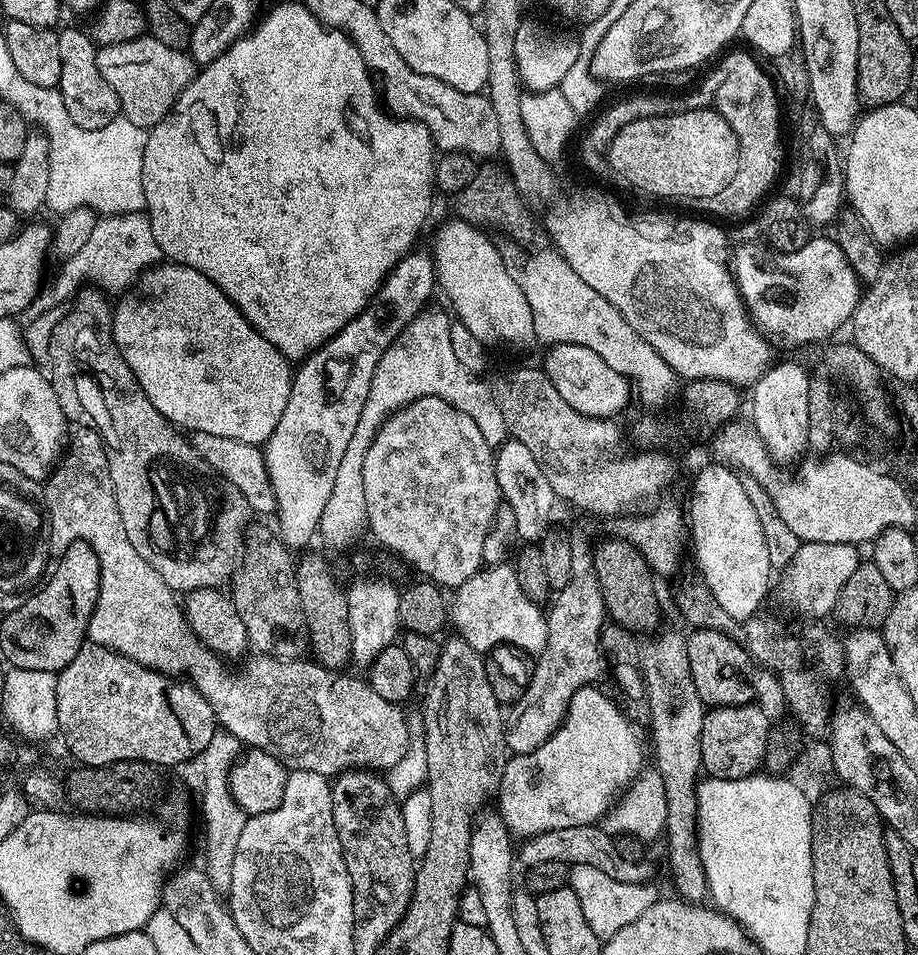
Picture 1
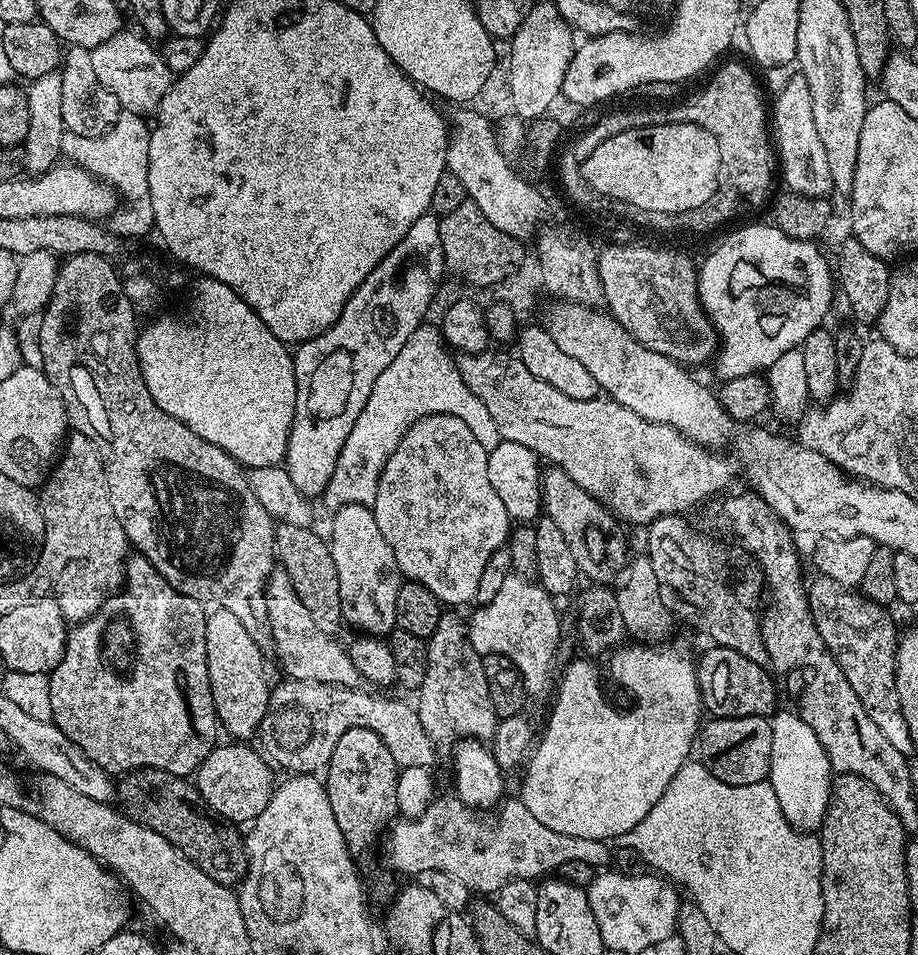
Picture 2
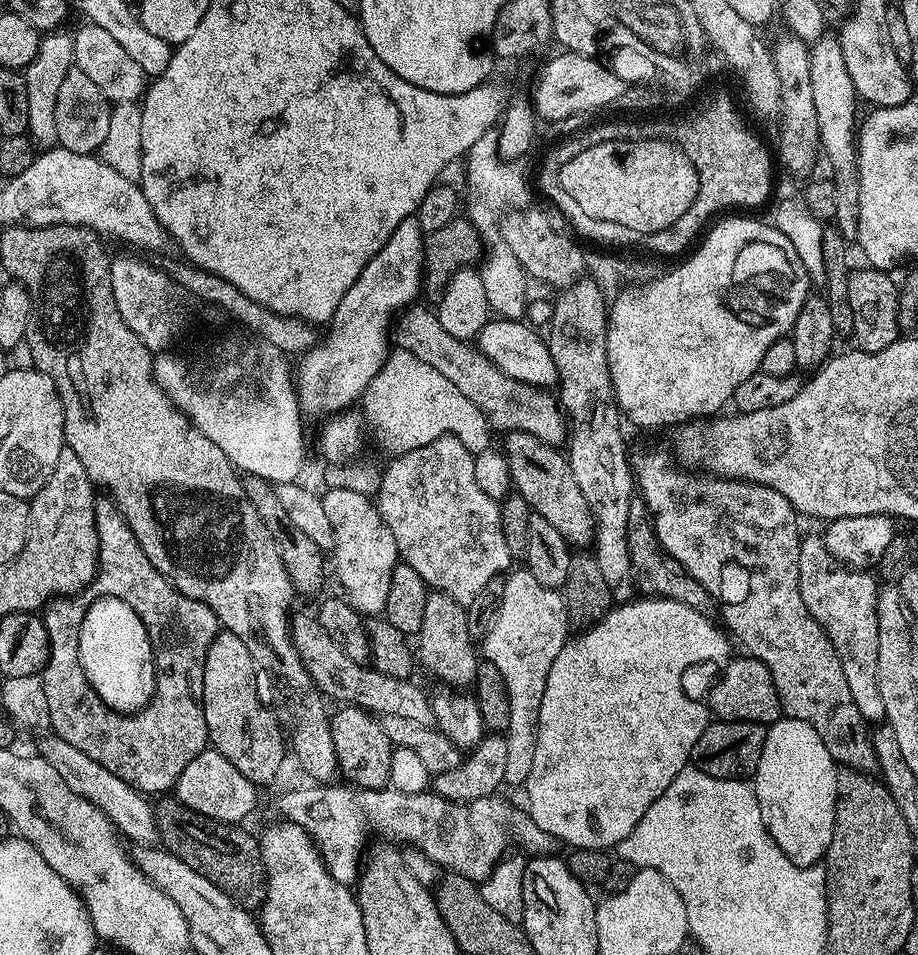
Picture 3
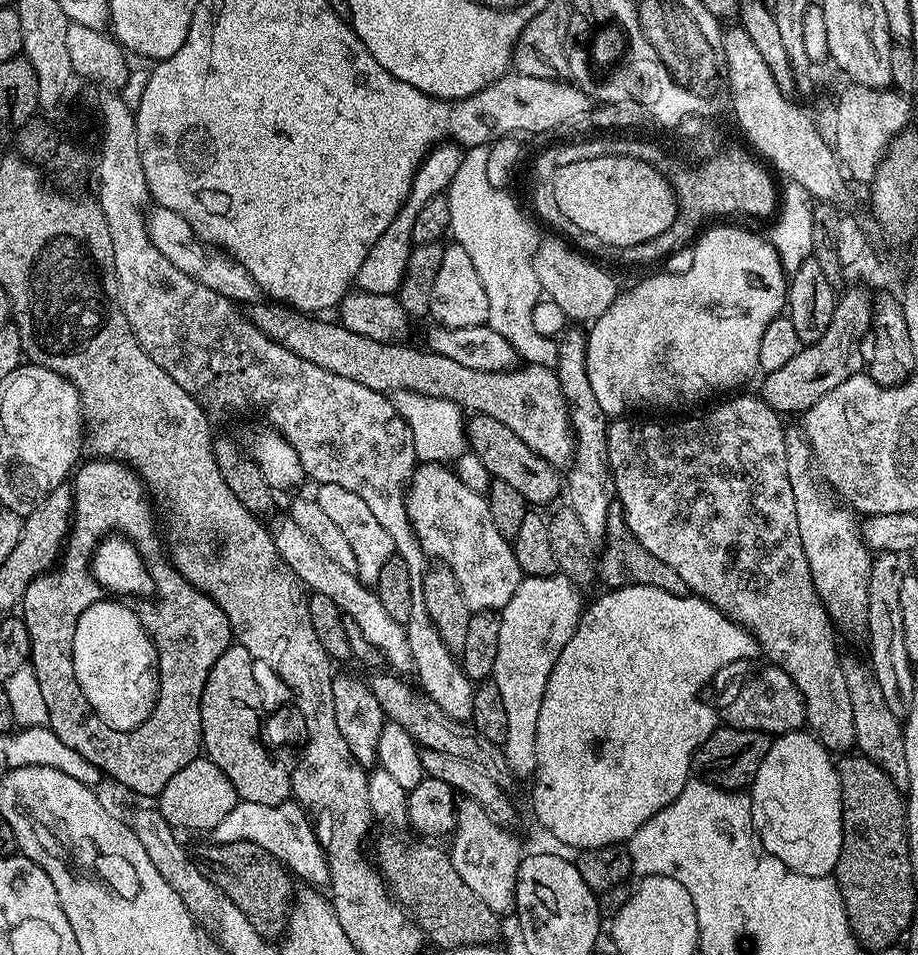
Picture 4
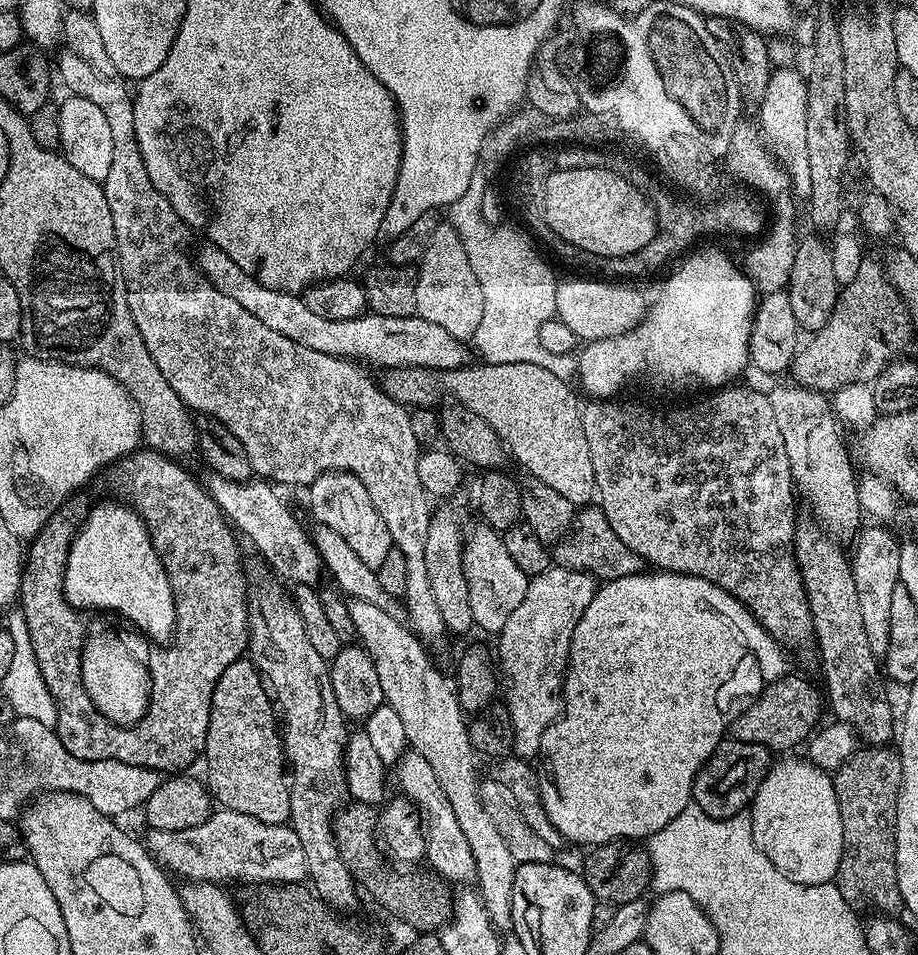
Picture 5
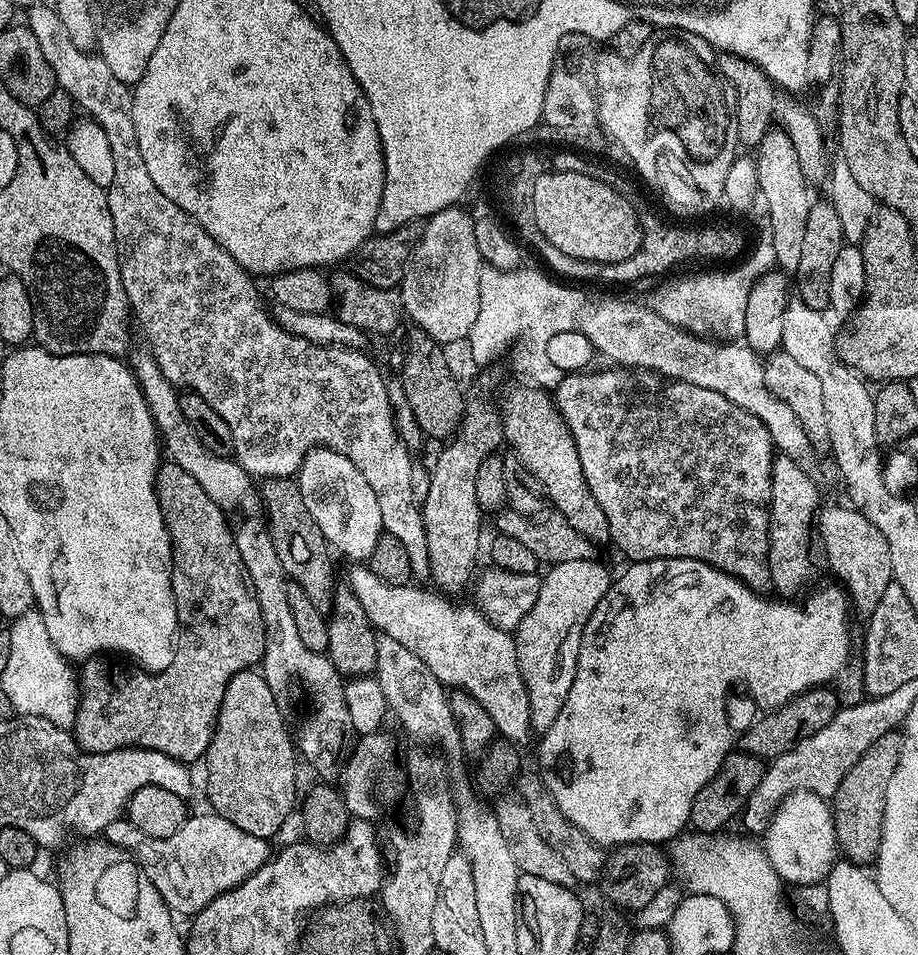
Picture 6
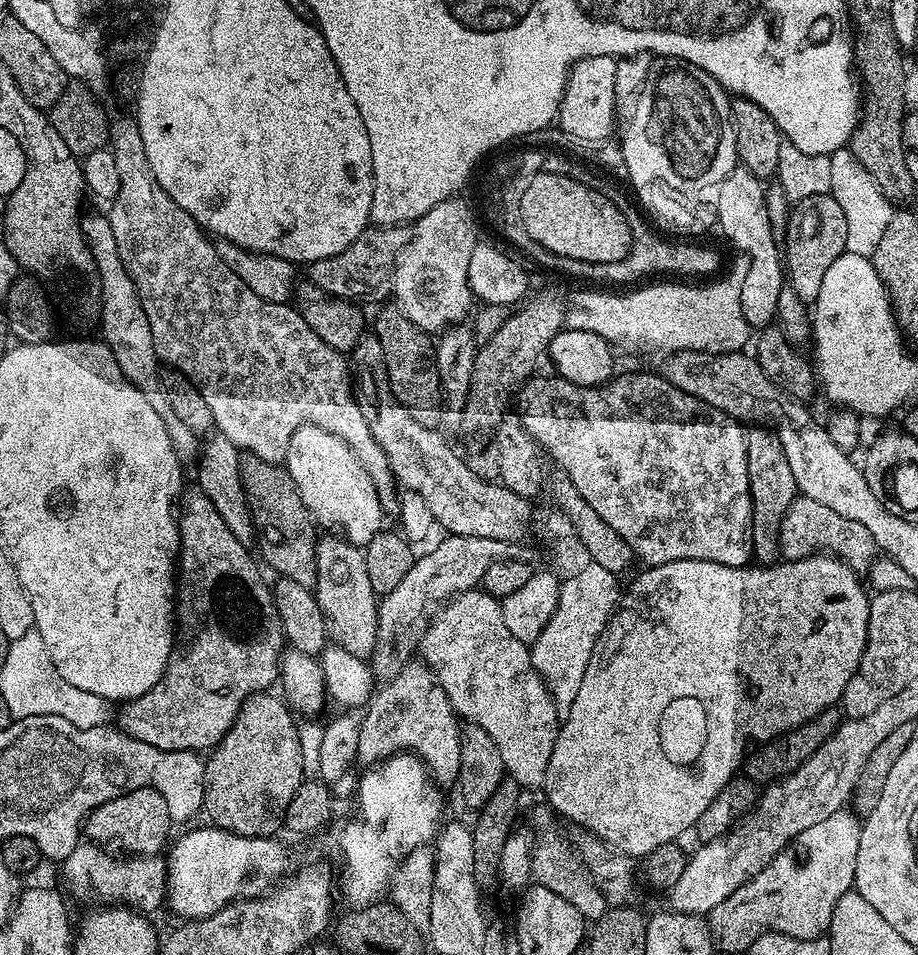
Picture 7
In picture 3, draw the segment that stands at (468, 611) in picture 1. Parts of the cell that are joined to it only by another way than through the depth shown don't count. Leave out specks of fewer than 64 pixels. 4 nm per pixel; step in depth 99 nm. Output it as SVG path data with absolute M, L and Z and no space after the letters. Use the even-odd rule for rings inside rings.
M527 567L518 568L507 573L504 592L500 596L498 622L494 622L482 641L483 659L498 666L502 678L506 678L506 690L510 694L510 726L503 733L506 742L504 784L508 786L527 785L530 778L530 770L534 766L534 746L538 746L538 718L542 710L542 694L546 694L546 678L550 678L554 658L562 654L562 646L570 639L570 621L564 596L555 588L542 586L542 582L538 582Z

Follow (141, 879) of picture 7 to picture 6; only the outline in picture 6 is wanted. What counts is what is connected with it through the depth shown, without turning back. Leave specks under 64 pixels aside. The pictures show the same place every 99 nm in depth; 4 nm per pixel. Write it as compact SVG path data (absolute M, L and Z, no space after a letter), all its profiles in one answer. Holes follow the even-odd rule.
M211 810L205 812L205 816L189 815L183 826L170 834L170 838L150 838L127 818L110 822L102 833L107 843L131 852L143 879L152 883L154 890L162 896L162 902L166 902L177 917L195 916L211 900L250 878L250 874L257 872L270 858L268 840L246 834L246 830L238 830L234 822Z

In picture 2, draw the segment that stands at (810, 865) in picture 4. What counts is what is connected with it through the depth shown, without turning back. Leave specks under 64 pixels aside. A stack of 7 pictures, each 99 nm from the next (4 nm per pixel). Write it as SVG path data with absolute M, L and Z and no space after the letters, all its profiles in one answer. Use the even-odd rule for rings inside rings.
M777 710L770 717L772 737L770 738L770 758L767 783L772 785L780 808L788 821L800 830L819 829L832 799L833 771L818 734L806 726L799 712Z

